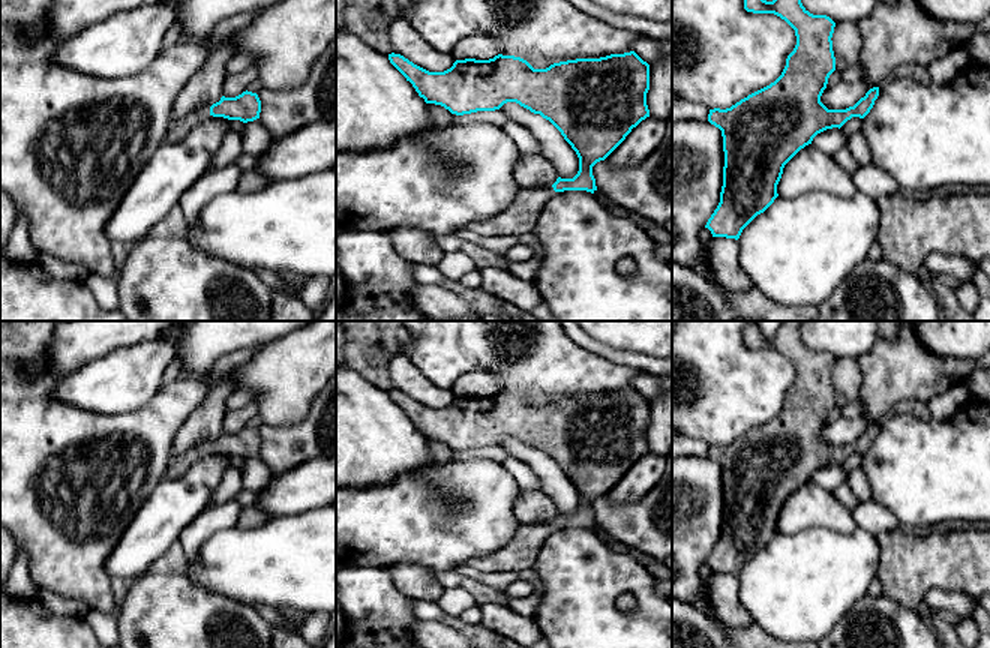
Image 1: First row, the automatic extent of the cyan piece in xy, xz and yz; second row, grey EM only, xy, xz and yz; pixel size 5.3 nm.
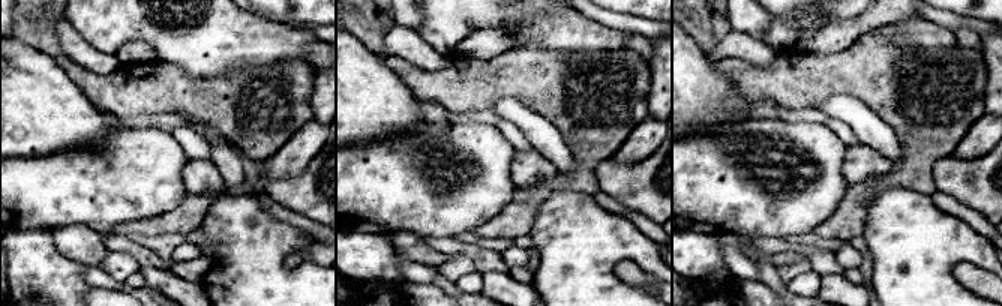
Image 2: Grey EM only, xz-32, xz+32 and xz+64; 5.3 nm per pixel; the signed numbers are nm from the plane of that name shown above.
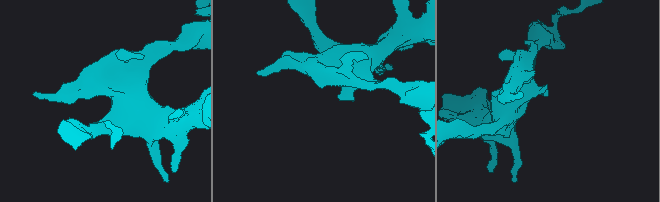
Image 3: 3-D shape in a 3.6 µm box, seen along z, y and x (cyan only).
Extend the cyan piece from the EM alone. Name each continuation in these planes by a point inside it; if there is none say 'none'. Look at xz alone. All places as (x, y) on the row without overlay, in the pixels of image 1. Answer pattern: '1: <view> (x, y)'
1: xz (519, 554)

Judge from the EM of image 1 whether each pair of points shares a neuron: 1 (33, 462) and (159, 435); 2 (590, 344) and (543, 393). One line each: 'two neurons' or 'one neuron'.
1: one neuron
2: two neurons

